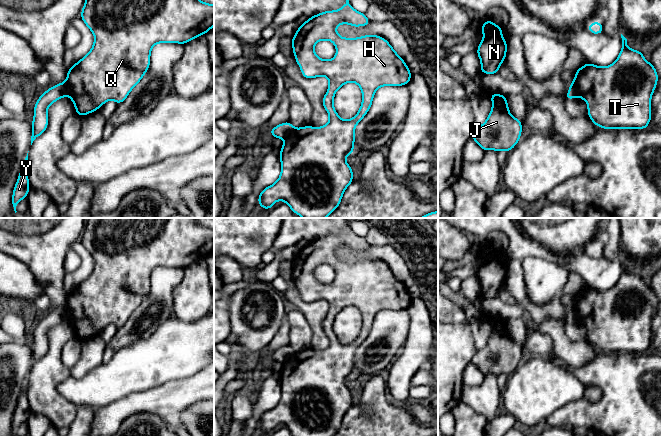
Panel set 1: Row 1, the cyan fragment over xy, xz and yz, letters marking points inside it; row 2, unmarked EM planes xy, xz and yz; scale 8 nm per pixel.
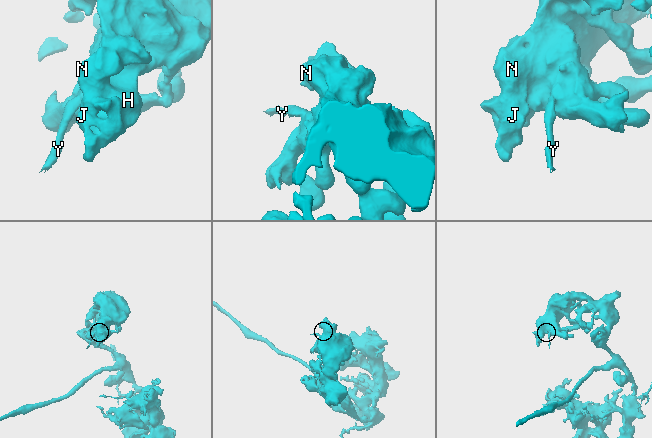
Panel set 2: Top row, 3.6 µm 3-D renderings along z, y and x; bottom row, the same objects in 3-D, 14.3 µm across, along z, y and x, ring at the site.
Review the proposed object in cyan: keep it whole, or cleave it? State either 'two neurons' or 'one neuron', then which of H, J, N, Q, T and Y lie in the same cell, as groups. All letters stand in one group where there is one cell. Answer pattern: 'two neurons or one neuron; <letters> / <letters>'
one neuron; H J N Q T Y

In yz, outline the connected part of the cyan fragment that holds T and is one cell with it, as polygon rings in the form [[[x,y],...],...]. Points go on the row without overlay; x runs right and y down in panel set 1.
[[[622,258],[621,262],[622,273],[616,285],[606,291],[589,286],[580,291],[565,324],[572,324],[575,320],[585,324],[589,342],[603,353],[646,353],[652,343],[651,321],[657,310],[658,298],[640,274],[630,273]]]

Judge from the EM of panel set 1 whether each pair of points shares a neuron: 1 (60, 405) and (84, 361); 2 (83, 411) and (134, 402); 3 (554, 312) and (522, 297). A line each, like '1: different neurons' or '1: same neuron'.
1: different neurons
2: different neurons
3: same neuron

